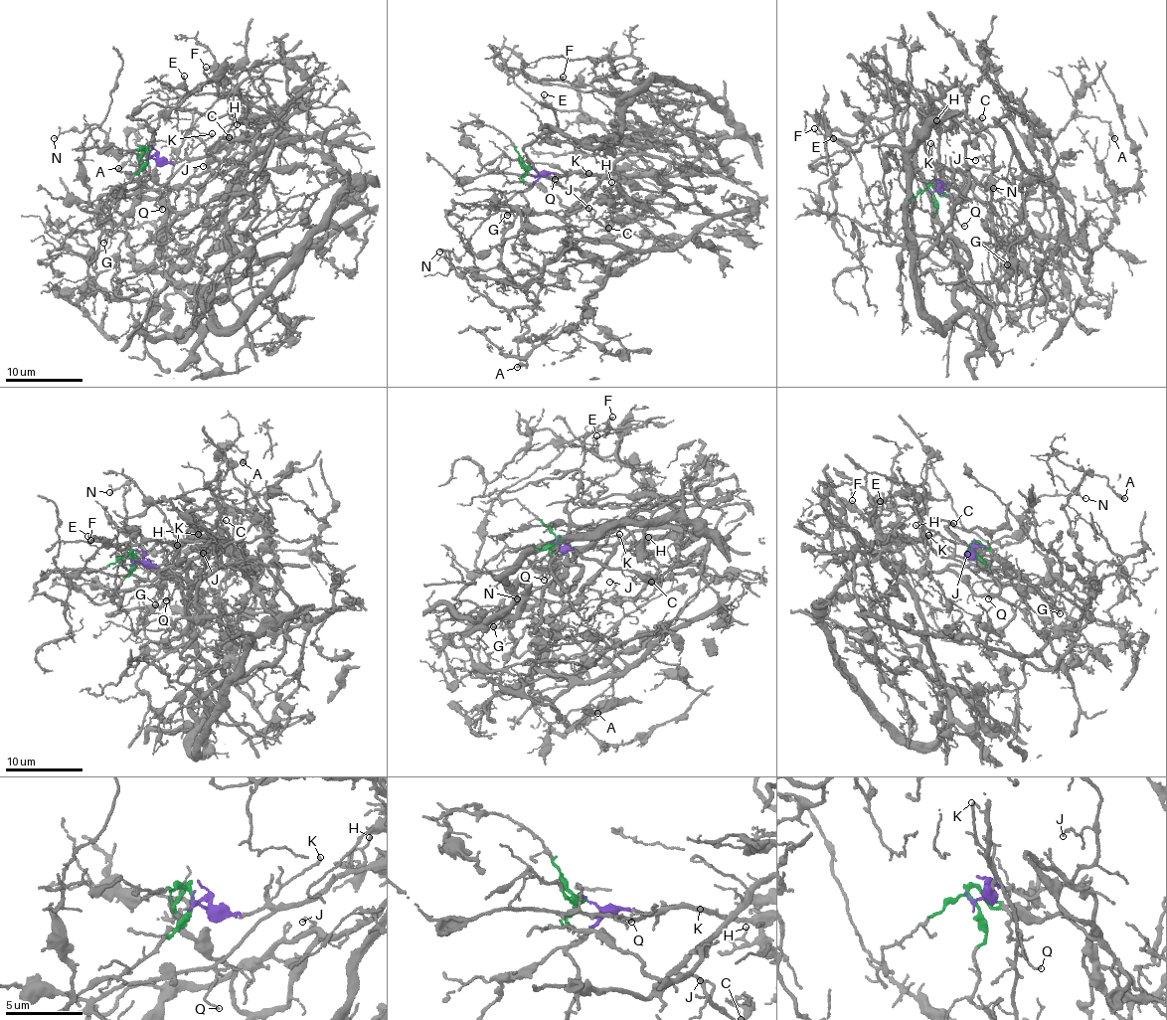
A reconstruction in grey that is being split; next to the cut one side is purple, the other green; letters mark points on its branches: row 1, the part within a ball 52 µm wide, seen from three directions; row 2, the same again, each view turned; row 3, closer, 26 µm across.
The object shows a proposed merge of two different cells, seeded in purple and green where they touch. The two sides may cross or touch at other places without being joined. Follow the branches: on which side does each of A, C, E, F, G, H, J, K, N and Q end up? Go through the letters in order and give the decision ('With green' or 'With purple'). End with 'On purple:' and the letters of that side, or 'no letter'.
A: With green
C: With green
E: With purple
F: With purple
G: With green
H: With purple
J: With green
K: With purple
N: With purple
Q: With purple
On purple: E, F, H, K, N, Q

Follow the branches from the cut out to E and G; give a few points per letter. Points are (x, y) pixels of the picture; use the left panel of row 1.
E: (148, 154), (157, 160), (203, 158), (276, 125), (273, 114), (235, 94), (191, 94), (184, 76)
G: (148, 154), (138, 159), (165, 185), (174, 210), (195, 207), (210, 174), (139, 201), (103, 243)

